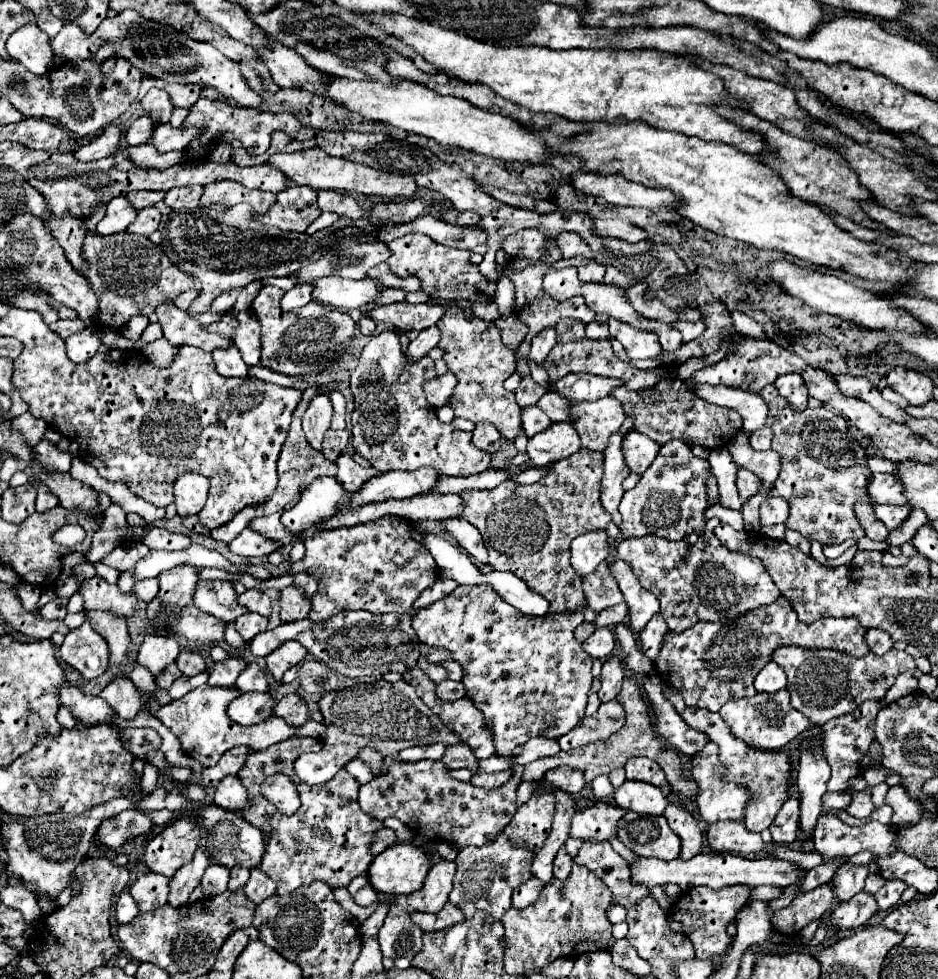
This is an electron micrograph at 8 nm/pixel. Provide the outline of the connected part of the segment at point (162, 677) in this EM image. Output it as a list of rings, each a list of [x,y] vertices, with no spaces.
[[[173,662],[173,666],[167,666],[167,668],[163,668],[159,674],[155,674],[155,682],[157,682],[157,686],[159,688],[169,688],[177,678],[179,678],[179,674],[183,674],[179,668],[177,668],[177,664]]]

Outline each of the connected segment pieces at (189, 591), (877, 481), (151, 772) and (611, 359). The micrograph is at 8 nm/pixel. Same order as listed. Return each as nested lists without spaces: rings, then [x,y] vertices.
[[[177,566],[159,576],[159,594],[149,602],[147,606],[147,616],[157,632],[177,636],[179,640],[187,642],[189,646],[197,646],[201,650],[207,650],[209,646],[217,644],[223,640],[225,632],[225,622],[211,616],[203,614],[197,606],[193,606],[193,594],[195,594],[195,584],[199,580],[197,568],[193,566]]]
[[[875,474],[873,476],[873,482],[869,486],[871,492],[871,498],[877,502],[877,504],[893,504],[893,506],[907,506],[907,508],[913,508],[905,494],[903,494],[903,484],[895,478],[895,476],[889,476],[889,474]]]
[[[145,764],[145,770],[143,770],[143,794],[151,794],[159,784],[159,770],[151,764]]]
[[[561,318],[555,324],[557,330],[557,344],[553,346],[553,350],[549,352],[549,356],[543,360],[543,368],[549,374],[549,382],[557,382],[559,378],[571,374],[571,372],[589,372],[589,374],[597,374],[597,376],[611,376],[611,378],[623,378],[625,380],[625,388],[633,388],[633,390],[641,390],[647,386],[655,386],[667,370],[663,368],[649,368],[649,370],[639,370],[627,362],[621,362],[613,350],[611,350],[611,342],[607,340],[591,340],[585,336],[585,324],[573,318]]]

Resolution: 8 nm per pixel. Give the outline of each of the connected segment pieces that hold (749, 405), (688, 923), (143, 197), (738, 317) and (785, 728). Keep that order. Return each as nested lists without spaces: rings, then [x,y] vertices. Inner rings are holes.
[[[693,384],[689,388],[697,398],[703,398],[711,402],[715,398],[715,404],[727,406],[737,410],[743,416],[743,430],[757,432],[765,420],[767,420],[767,404],[759,394],[749,394],[741,388],[731,388],[731,386],[711,386],[711,384]]]
[[[699,886],[695,890],[685,892],[679,902],[675,902],[671,910],[671,920],[681,922],[683,932],[695,946],[697,958],[713,958],[727,954],[731,946],[731,936],[727,934],[727,926],[735,920],[735,914],[749,902],[751,890],[747,886],[727,886],[721,890],[711,890],[707,886]]]
[[[137,190],[137,192],[129,192],[129,194],[127,194],[127,200],[129,200],[137,210],[139,210],[139,208],[147,208],[147,206],[151,206],[151,204],[155,206],[155,204],[157,204],[159,200],[163,200],[163,198],[165,198],[165,192],[147,192],[147,190],[145,190],[145,192],[143,192],[143,190],[139,192],[139,190]]]
[[[737,310],[731,316],[733,316],[733,326],[737,332],[741,332],[747,338],[763,338],[763,326],[759,322],[755,322],[753,318],[749,318]]]
[[[781,690],[775,694],[755,694],[751,698],[739,698],[727,702],[719,714],[725,718],[727,726],[737,738],[743,738],[749,746],[763,750],[779,750],[789,744],[793,738],[803,734],[809,728],[809,718],[805,718],[799,710],[791,708],[789,692]]]

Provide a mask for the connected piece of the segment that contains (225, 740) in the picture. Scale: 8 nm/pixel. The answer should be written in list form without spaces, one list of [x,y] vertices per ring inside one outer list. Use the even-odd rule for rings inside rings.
[[[203,684],[189,694],[185,694],[179,700],[173,700],[171,704],[157,710],[157,718],[181,740],[181,746],[187,754],[191,754],[195,760],[199,760],[203,766],[215,766],[219,758],[235,748],[235,746],[251,746],[253,750],[265,750],[271,744],[283,742],[295,734],[295,728],[287,724],[279,716],[271,716],[255,726],[241,726],[235,724],[227,716],[227,706],[239,696],[237,686],[209,686]]]

